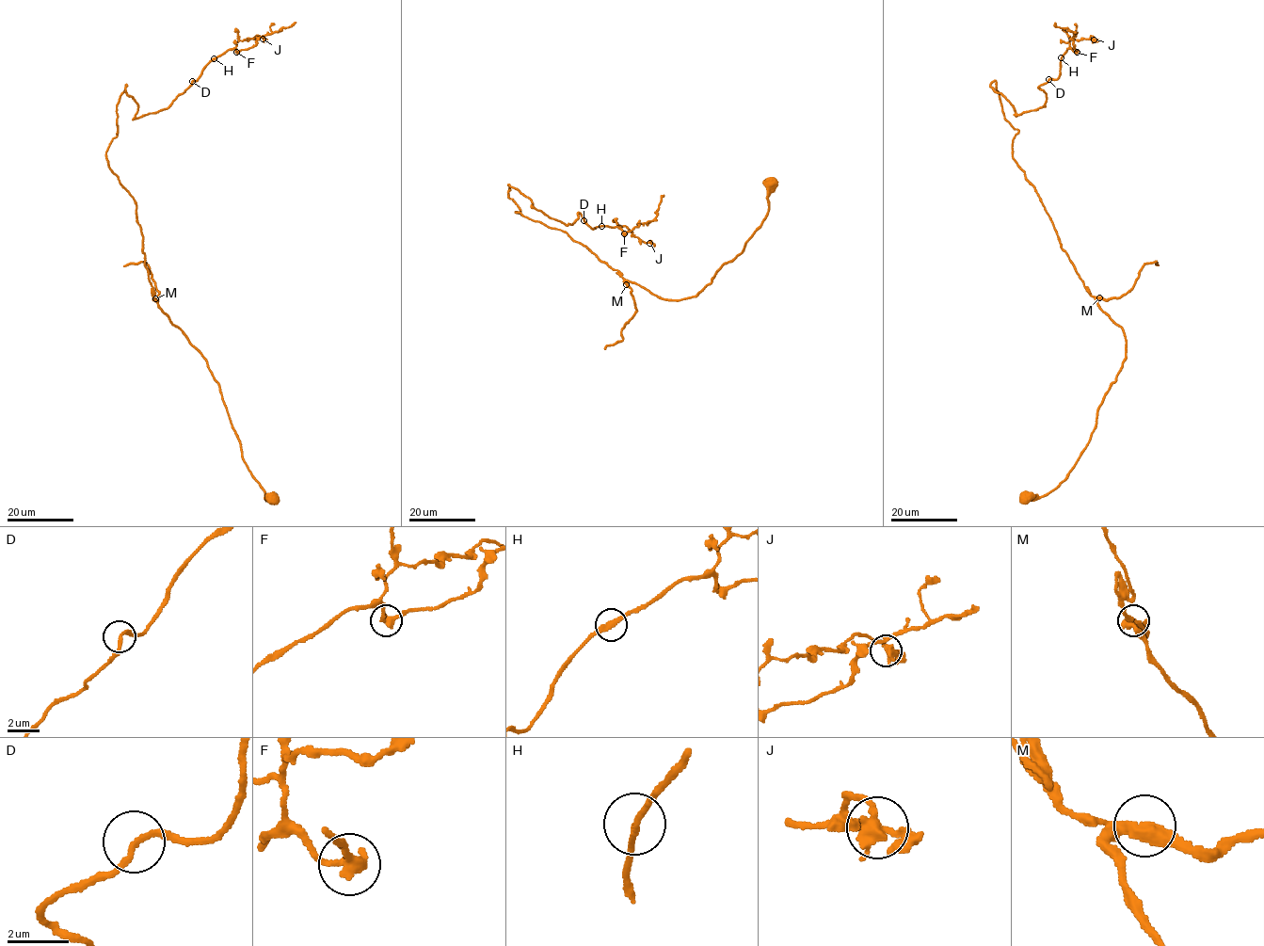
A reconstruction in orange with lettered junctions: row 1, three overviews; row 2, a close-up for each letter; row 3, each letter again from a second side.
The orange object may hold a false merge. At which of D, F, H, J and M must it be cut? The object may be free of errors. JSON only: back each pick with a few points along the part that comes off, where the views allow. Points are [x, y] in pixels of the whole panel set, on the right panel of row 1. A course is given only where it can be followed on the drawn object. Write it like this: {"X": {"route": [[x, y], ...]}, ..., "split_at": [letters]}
{"split_at": []}

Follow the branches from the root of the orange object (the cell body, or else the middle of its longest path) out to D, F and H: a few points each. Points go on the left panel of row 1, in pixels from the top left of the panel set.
D: (272, 498), (244, 462), (206, 360), (152, 296), (136, 201), (106, 157), (125, 85), (138, 118), (191, 81)
F: (272, 498), (244, 462), (206, 360), (152, 296), (136, 201), (106, 157), (125, 85), (142, 117), (236, 52)
H: (272, 498), (244, 462), (206, 360), (152, 296), (136, 201), (106, 157), (125, 85), (142, 117), (214, 59)

